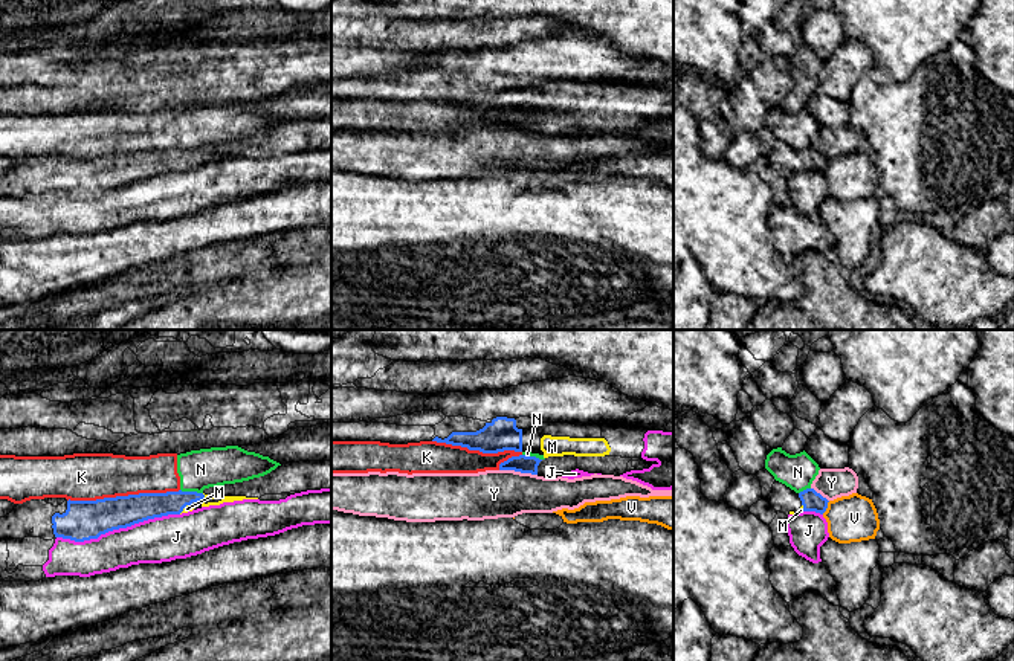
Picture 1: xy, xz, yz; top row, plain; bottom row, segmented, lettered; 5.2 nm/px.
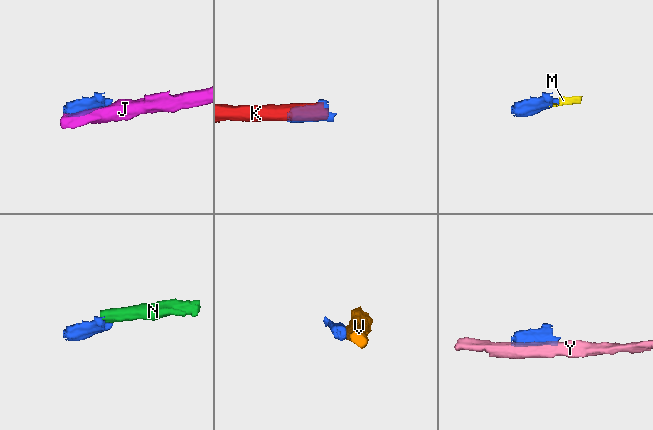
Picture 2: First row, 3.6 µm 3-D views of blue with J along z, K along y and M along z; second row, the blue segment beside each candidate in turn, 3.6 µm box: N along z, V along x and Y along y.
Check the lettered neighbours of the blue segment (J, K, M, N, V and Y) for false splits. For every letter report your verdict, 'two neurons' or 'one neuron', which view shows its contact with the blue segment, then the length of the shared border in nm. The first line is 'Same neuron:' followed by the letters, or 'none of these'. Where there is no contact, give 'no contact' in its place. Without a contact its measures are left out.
Same neuron: M
J: two neurons; contact in xy; length 650 nm
K: two neurons; contact in xz; length 480 nm
M: one neuron; contact in xy; length 50 nm
N: two neurons; contact in xy; length 120 nm
V: two neurons; contact in yz; length 80 nm
Y: two neurons; contact in xz; length 200 nm

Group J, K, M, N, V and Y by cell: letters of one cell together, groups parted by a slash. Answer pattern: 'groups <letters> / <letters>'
groups J / K N / M / V / Y

